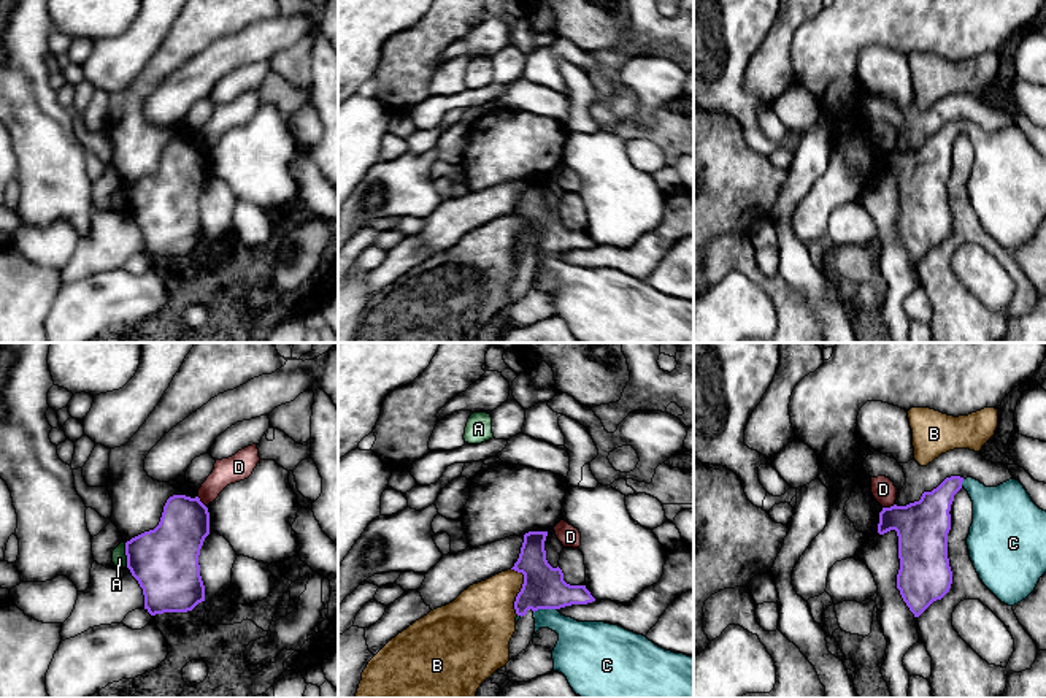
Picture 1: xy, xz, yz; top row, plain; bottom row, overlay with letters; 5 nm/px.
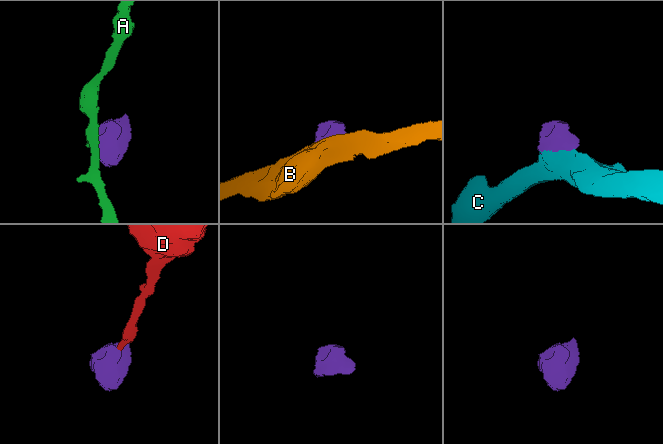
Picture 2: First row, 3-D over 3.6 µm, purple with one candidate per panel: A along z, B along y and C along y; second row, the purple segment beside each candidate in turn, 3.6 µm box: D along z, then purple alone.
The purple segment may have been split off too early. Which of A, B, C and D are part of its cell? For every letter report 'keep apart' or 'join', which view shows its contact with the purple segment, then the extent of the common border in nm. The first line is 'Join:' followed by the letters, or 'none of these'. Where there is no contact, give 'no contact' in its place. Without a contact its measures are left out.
Join: C
A: keep apart; meets purple in xy; contact 120 nm long
B: keep apart; meets purple in xz; contact 240 nm long
C: join; meets purple in xz; contact 120 nm long
D: keep apart; meets purple in yz; contact 70 nm long

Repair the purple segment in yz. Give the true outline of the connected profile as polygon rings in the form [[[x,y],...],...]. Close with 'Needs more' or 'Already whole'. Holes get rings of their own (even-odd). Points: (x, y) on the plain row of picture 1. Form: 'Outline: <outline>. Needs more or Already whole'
Outline: [[[946,122],[932,136],[924,136],[919,146],[906,151],[894,149],[883,152],[879,157],[878,178],[897,176],[900,203],[897,233],[914,262],[919,262],[951,233],[952,216],[948,203],[949,155],[954,140],[962,132],[973,146],[973,168],[967,190],[983,228],[1002,247],[1014,251],[1035,235],[1040,222],[1046,217],[1046,155],[1032,146],[1019,125],[1009,124],[997,132],[986,132],[973,122]]]. Needs more

